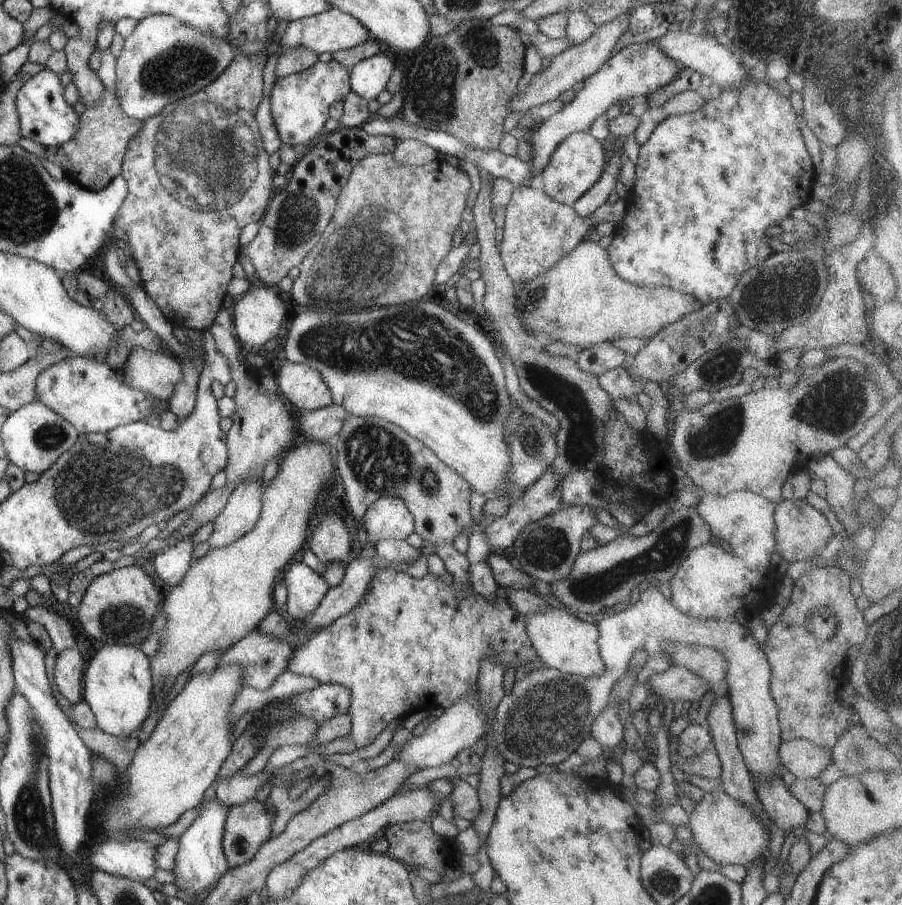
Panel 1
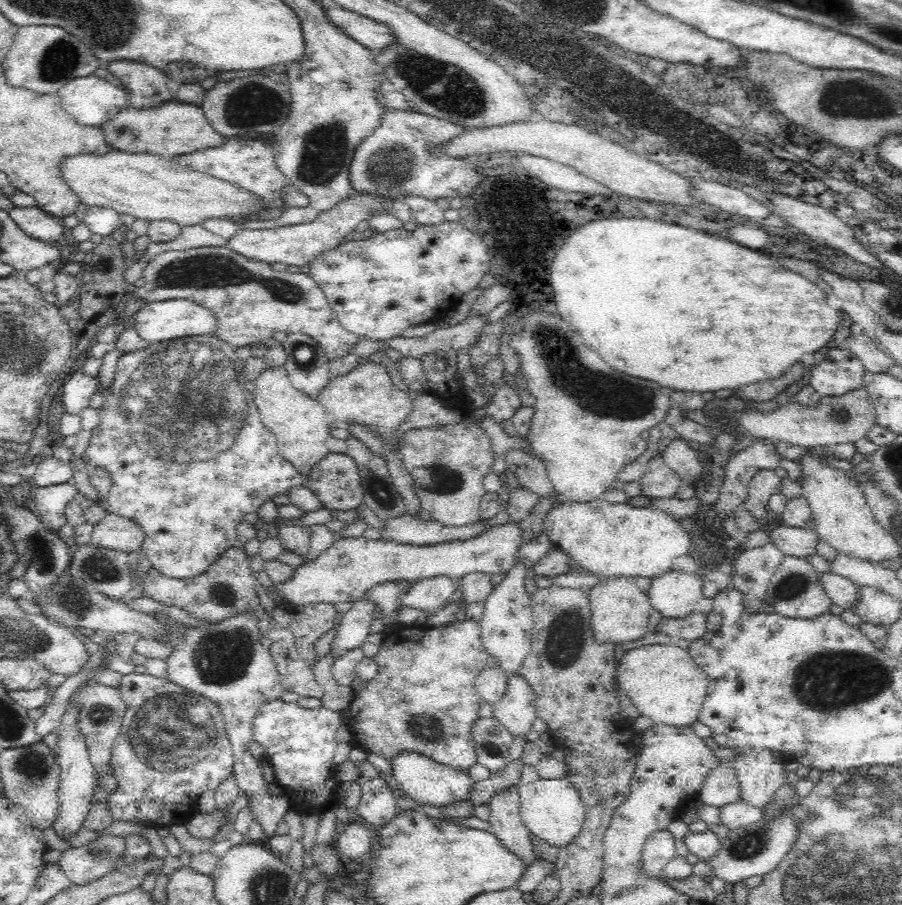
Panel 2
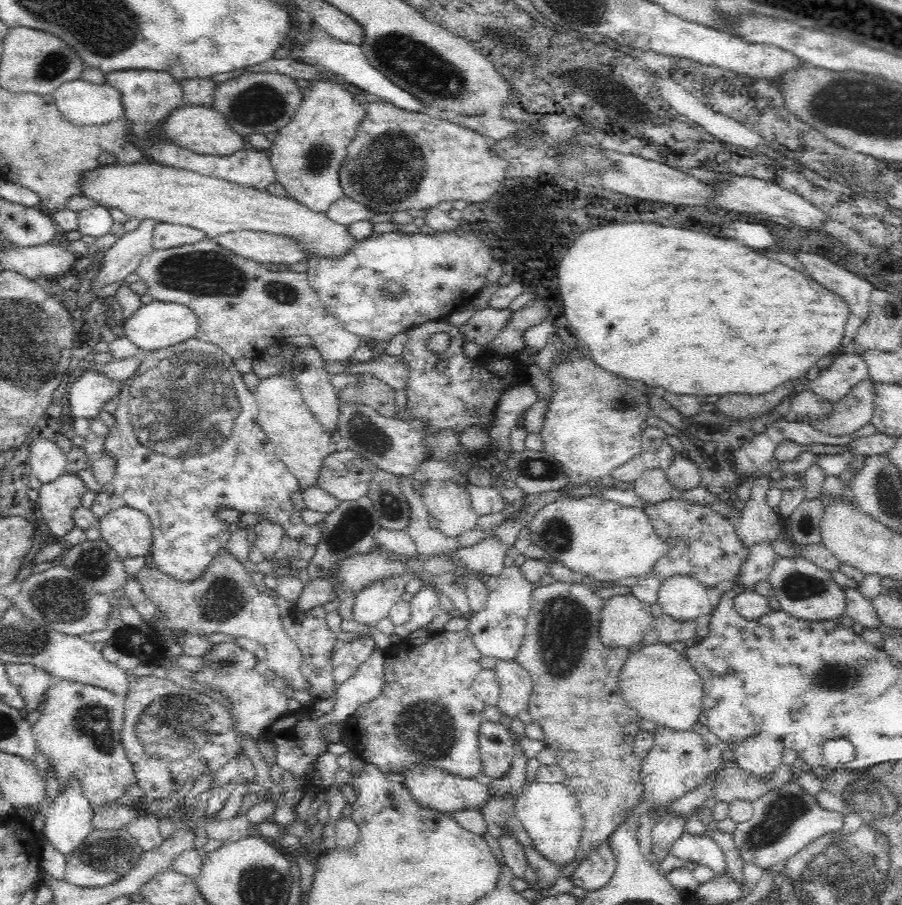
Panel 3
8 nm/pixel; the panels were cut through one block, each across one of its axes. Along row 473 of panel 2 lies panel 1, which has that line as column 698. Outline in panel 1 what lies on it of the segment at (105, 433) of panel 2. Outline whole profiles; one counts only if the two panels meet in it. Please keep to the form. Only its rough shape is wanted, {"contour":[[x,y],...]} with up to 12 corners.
{"contour":[[744,77],[639,148],[612,270],[703,305],[815,178]]}

